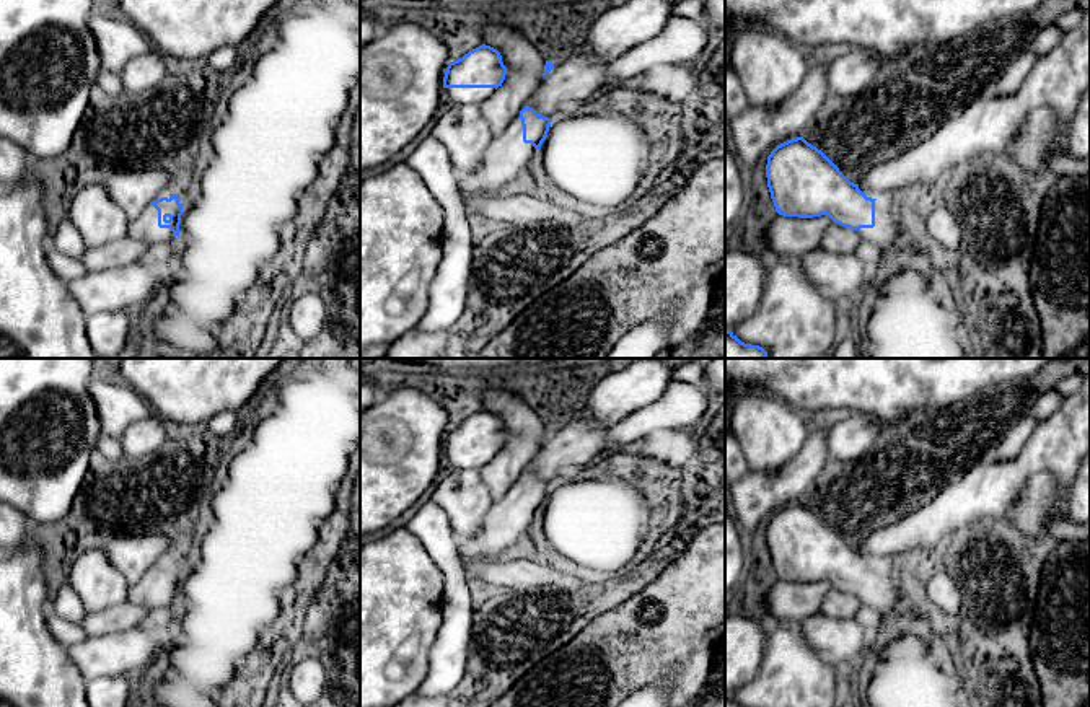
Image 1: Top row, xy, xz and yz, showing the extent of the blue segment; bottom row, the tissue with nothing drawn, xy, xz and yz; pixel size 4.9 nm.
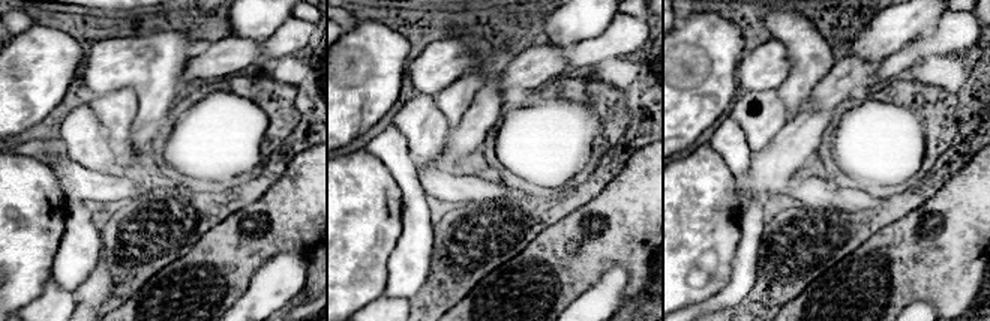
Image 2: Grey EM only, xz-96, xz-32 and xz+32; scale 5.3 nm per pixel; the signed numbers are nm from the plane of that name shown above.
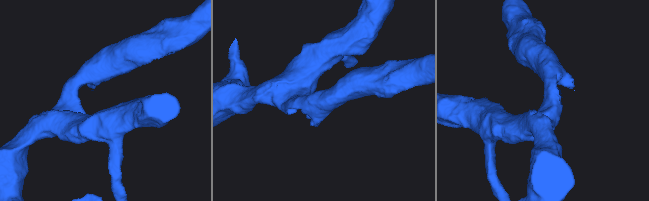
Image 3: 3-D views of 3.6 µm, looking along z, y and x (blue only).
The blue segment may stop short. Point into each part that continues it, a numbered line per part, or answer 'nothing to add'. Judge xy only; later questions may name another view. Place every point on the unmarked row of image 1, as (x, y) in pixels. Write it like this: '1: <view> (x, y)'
1: xy (144, 593)

